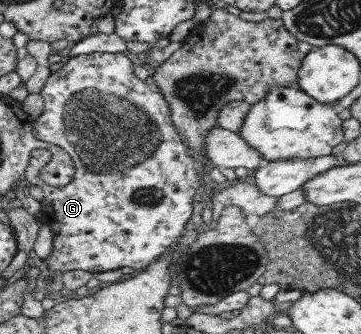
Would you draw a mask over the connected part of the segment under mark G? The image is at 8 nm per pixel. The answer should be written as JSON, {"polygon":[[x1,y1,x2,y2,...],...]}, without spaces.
{"polygon":[[94,52,80,54,70,59,61,69,52,72,40,91,44,101,44,108,39,117,33,119,31,132,37,140,64,148,72,156,76,168,76,176,72,183,63,187,51,187,44,182,39,183,39,156,35,156,35,160,31,160,31,168,27,168,27,176,23,176,23,184,37,184,44,192,42,221,53,233,53,250,51,250,51,254,47,258,41,259,45,276,53,276,56,272,66,273,72,270,107,272,107,270,121,269,123,266,129,266,129,268,133,269,145,269,152,263,151,261,163,255,171,244,177,242,183,234,185,224,189,222,191,214,193,214,193,196,195,196,197,188,201,186,195,159,187,151,186,142,177,134,165,97,161,96,160,92,154,92,147,87,145,81,135,77,133,75,133,66,133,61,128,53]]}

